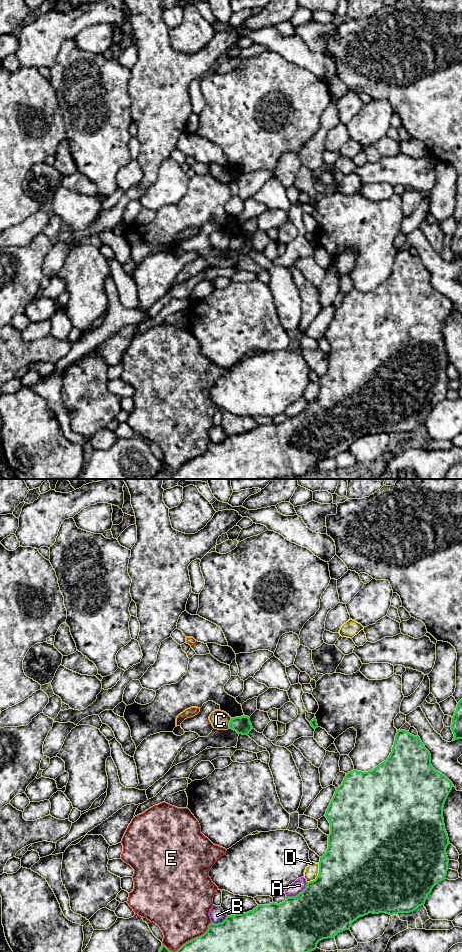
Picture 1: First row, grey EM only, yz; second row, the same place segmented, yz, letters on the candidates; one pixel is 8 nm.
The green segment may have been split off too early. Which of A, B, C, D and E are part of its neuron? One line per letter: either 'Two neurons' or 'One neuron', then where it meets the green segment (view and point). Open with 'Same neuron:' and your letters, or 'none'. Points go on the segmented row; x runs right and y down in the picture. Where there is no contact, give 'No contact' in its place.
Same neuron: none
A: Two neurons. Touches green at yz (299, 893)
B: Two neurons. Touches green at yz (219, 923)
C: Two neurons. Touches green at yz (229, 723)
D: Two neurons. Touches green at yz (318, 875)
E: Two neurons. Touches green at yz (194, 938)

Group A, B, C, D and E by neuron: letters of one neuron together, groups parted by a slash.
A / B / C / D / E

